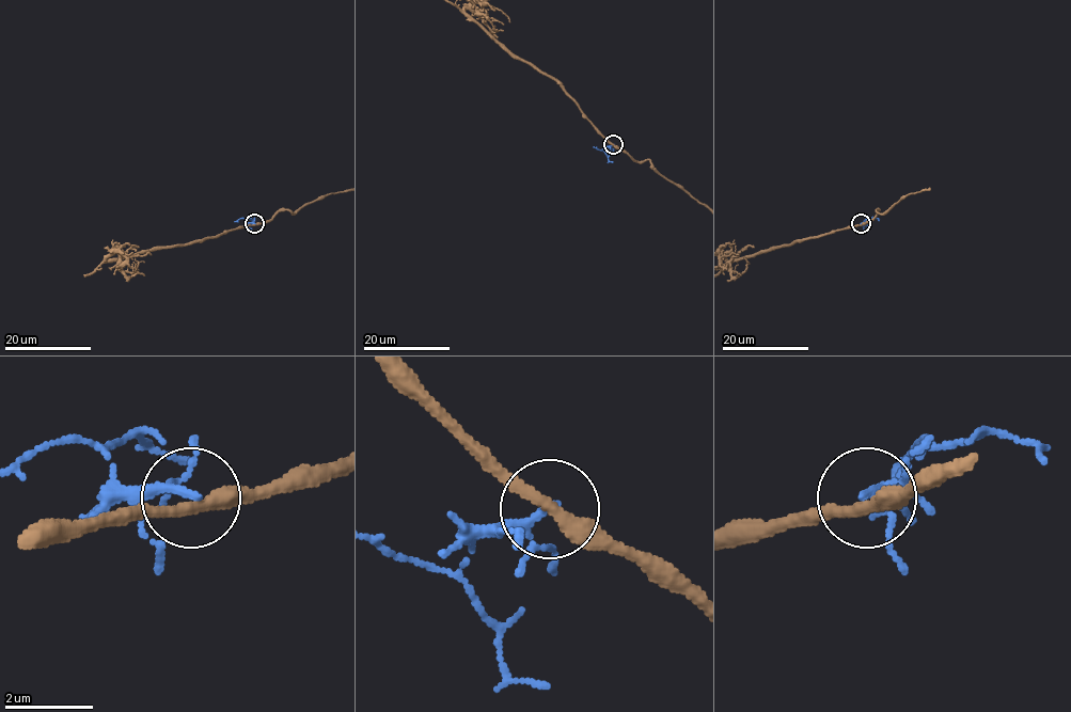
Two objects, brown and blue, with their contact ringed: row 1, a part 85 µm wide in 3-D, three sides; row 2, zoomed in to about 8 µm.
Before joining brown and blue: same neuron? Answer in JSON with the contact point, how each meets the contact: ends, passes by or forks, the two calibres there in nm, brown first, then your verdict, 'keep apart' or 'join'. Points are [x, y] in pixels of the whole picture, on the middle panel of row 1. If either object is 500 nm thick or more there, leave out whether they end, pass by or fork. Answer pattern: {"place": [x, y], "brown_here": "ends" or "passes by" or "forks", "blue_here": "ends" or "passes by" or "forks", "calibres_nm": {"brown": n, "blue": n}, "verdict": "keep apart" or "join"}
{"place": [613, 144], "brown_here": "passes by", "blue_here": "passes by", "calibres_nm": {"brown": 320, "blue": 150}, "verdict": "keep apart"}

